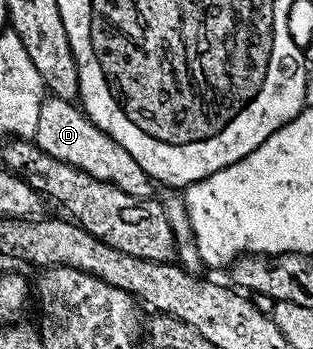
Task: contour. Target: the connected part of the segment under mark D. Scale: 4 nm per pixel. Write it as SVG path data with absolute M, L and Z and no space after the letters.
M44 99L41 114L37 114L37 130L33 142L45 154L65 162L71 168L89 174L95 180L119 187L125 190L125 194L144 198L152 195L153 181L145 174L145 170L141 170L141 166L137 166L137 162L133 162L133 154L117 146L117 142L113 142L113 138L104 134L83 113L82 107L76 106L72 101Z

